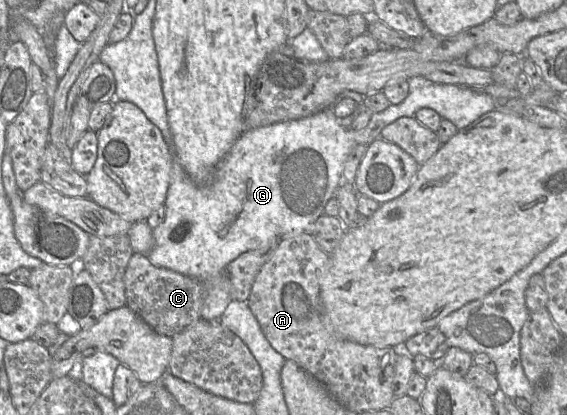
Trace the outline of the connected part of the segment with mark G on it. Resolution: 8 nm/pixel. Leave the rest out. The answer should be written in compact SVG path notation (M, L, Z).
M421 80L421 82L418 83L417 87L415 87L413 90L410 90L408 96L405 98L404 101L396 105L390 104L382 112L373 113L367 126L361 130L354 130L351 127L343 127L340 123L336 121L336 116L333 112L333 107L329 107L321 112L318 112L306 118L275 123L269 126L245 131L233 144L227 155L220 161L214 172L212 181L208 184L194 183L190 179L180 162L176 158L174 158L173 154L171 181L167 192L166 200L163 204L165 208L165 219L158 227L153 229L154 247L148 253L149 261L152 265L156 267L170 269L180 274L199 280L203 284L205 289L205 299L201 309L201 319L208 321L220 320L220 315L223 314L226 307L230 304L231 301L233 301L229 294L230 282L226 274L227 265L245 252L263 248L274 242L278 242L279 244L282 240L294 237L305 232L311 232L311 229L313 228L313 225L315 224L316 220L324 214L324 209L327 202L332 197L335 197L338 188L343 183L343 170L345 162L351 152L358 145L369 146L375 139L381 138L381 131L385 126L393 123L401 117L413 117L415 116L416 112L422 108L431 108L435 110L441 118L451 121L457 127L458 130L461 130L470 125L478 118L480 118L481 116L483 116L484 114L493 111L495 109L495 102L490 95L485 94L472 87L454 84L438 84L430 80Z

